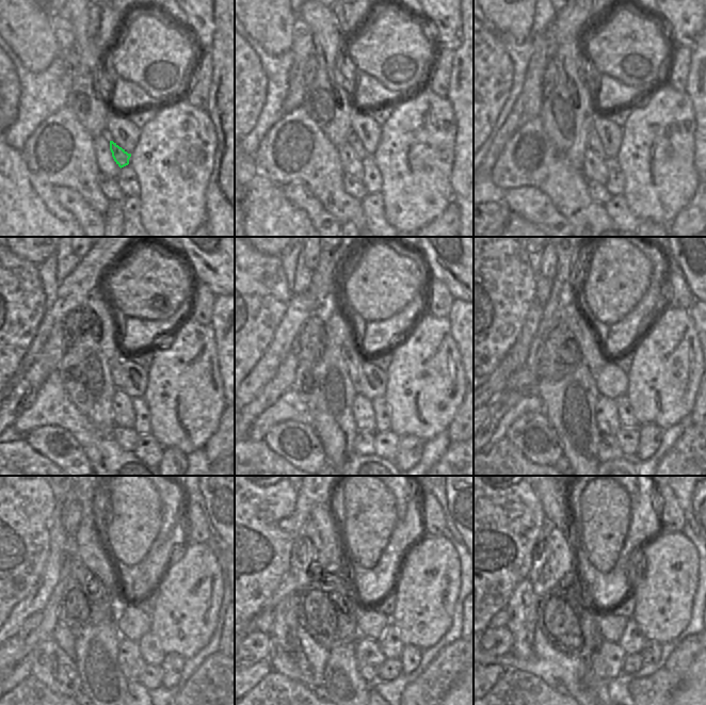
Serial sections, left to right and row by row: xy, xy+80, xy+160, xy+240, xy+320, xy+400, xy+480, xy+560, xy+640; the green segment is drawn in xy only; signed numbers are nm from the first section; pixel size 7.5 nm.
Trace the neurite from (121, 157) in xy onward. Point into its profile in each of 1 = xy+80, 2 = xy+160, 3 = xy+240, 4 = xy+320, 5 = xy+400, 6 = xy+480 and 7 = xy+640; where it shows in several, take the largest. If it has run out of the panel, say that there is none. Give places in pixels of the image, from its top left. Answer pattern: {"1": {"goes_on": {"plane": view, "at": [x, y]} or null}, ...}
{"1": {"goes_on": {"plane": "xy+80", "at": [353, 140]}}, "2": {"goes_on": {"plane": "xy+160", "at": [594, 143]}}, "3": {"goes_on": {"plane": "xy+240", "at": [116, 368]}}, "4": {"goes_on": {"plane": "xy+320", "at": [352, 355]}}, "5": {"goes_on": {"plane": "xy+400", "at": [576, 322]}}, "6": {"goes_on": {"plane": "xy+480", "at": [91, 550]}}, "7": {"goes_on": {"plane": "xy+640", "at": [552, 497]}}}

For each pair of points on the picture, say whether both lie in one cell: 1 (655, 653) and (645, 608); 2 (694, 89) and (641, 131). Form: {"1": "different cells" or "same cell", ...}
{"1": "different cells", "2": "different cells"}

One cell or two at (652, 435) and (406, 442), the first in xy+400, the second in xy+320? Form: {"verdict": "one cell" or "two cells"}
{"verdict": "one cell"}

